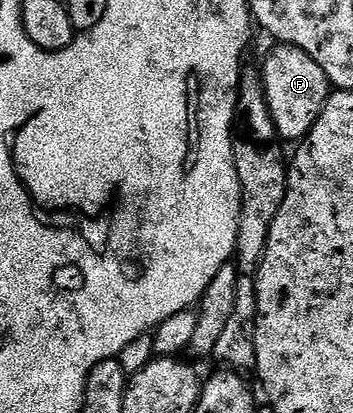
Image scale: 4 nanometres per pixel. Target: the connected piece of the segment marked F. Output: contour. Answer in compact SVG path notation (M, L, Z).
M273 45L273 50L264 58L262 77L266 104L270 108L270 116L276 125L276 133L291 144L299 143L307 138L312 125L318 120L322 108L328 102L330 83L326 72L318 68L314 56L306 56L302 48Z

